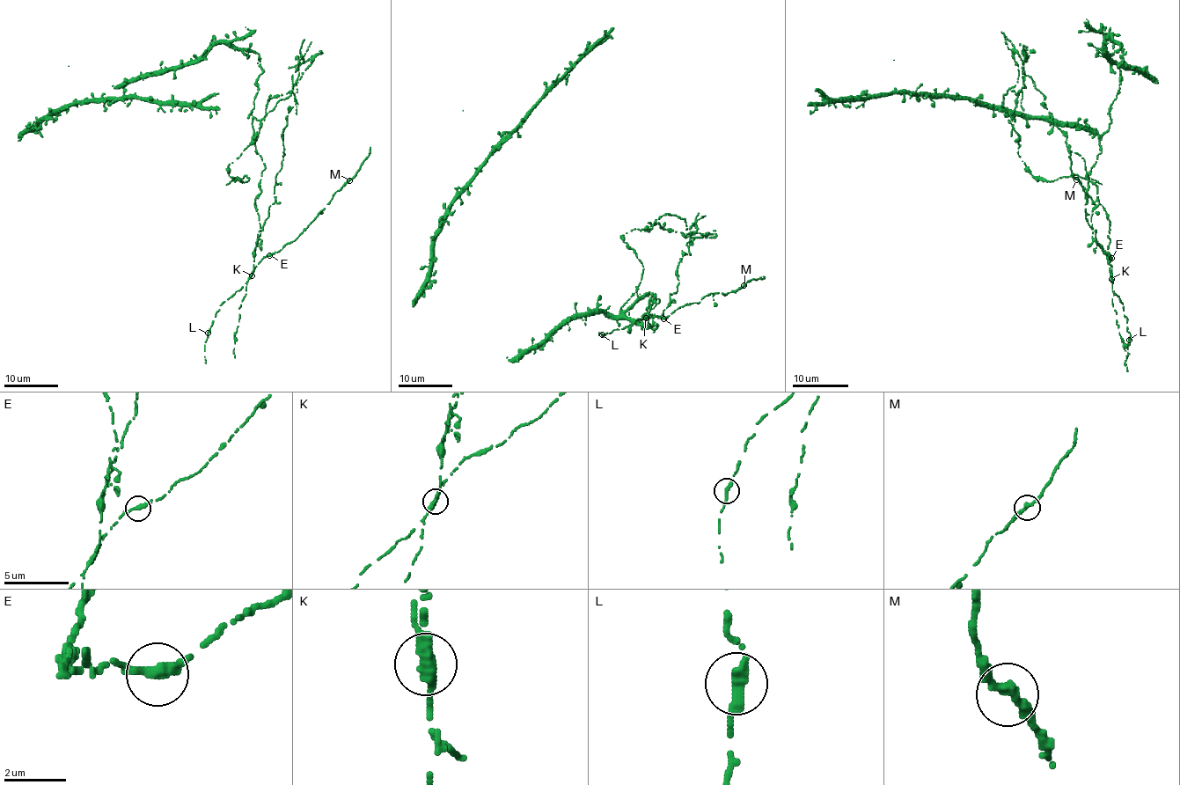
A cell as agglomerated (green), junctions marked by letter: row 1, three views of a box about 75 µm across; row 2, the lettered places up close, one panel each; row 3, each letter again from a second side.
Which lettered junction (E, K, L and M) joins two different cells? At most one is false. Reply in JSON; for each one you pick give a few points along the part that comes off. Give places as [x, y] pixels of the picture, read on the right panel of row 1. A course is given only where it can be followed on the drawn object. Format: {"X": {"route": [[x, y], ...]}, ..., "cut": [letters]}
{"K": {"route": [[1111, 279], [1096, 187], [1014, 53], [1017, 83], [1002, 106], [1026, 170], [1102, 184]]}, "cut": ["K"]}

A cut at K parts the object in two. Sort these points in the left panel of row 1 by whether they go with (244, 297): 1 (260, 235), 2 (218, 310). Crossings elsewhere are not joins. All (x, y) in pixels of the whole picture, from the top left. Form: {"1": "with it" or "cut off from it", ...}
{"1": "with it", "2": "cut off from it"}

